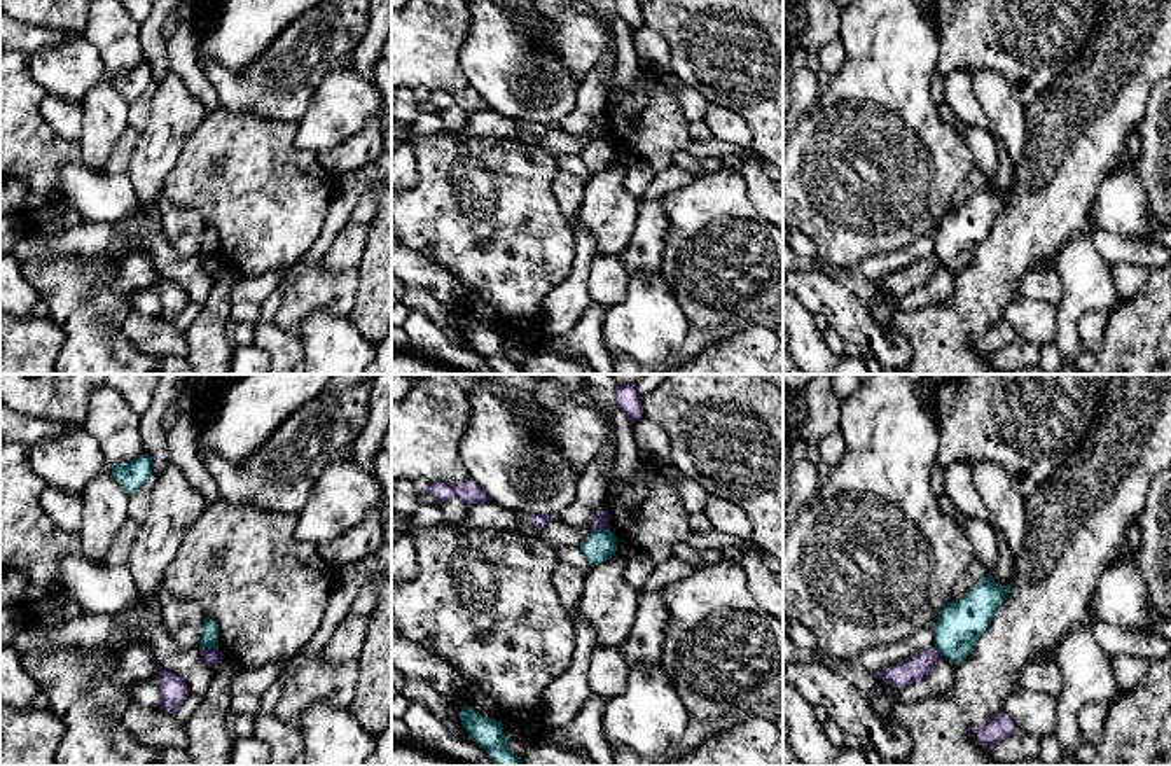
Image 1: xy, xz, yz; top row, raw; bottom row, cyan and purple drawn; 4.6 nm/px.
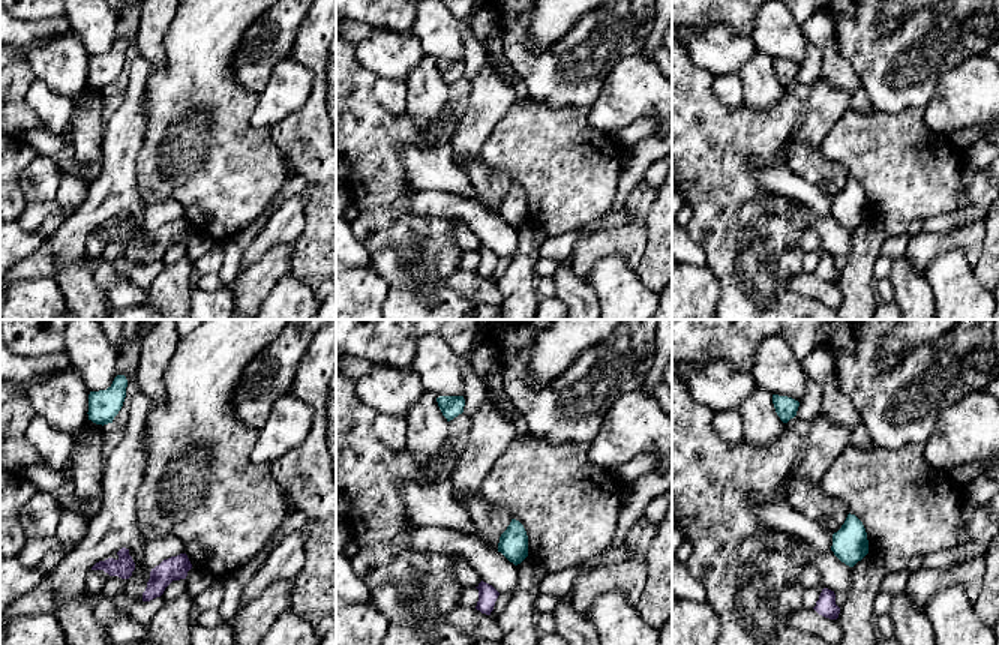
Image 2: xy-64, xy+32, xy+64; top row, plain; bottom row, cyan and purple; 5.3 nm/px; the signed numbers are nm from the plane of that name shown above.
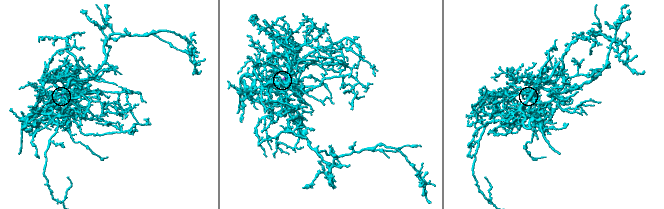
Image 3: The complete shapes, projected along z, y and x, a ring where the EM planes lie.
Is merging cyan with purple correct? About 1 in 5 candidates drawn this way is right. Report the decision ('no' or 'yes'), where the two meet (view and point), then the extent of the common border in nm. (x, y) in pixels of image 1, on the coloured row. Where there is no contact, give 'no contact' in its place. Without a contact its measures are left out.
no; contact xy (208, 647); length 90 nm

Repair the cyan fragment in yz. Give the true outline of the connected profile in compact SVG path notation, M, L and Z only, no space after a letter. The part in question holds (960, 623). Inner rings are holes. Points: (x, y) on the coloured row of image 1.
M991 572L974 589L949 602L937 616L935 647L940 656L961 663L975 649L977 638L987 630L998 607L1007 600L1014 581L1000 588Z

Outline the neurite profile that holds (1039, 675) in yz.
M1054 659L1031 661L1017 677L1019 689L1045 691L1056 698L1063 693L1063 675Z

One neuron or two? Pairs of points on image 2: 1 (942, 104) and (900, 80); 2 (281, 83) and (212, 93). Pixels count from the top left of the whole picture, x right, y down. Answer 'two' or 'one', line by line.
1: two
2: two

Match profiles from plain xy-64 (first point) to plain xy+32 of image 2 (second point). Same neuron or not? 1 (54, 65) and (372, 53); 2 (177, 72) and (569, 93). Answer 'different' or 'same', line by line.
1: same
2: different

